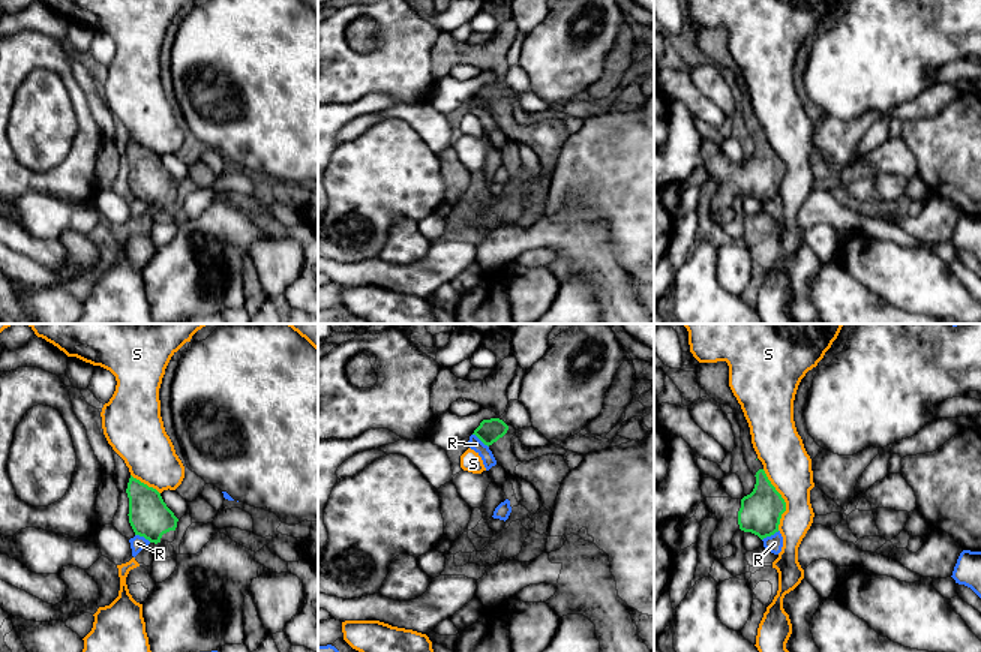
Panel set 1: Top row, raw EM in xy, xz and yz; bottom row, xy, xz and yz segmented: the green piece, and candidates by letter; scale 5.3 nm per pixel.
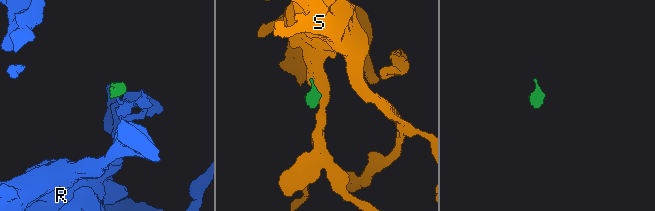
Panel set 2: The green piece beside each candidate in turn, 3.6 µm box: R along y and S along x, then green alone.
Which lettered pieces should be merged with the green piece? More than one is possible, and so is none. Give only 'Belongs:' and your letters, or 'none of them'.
Belongs: none of them

